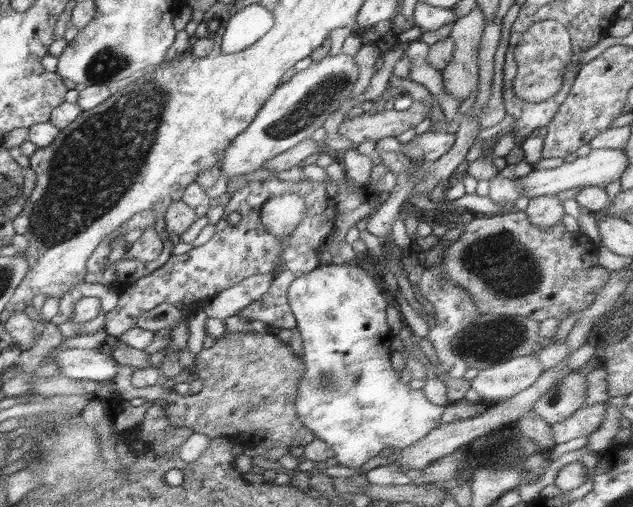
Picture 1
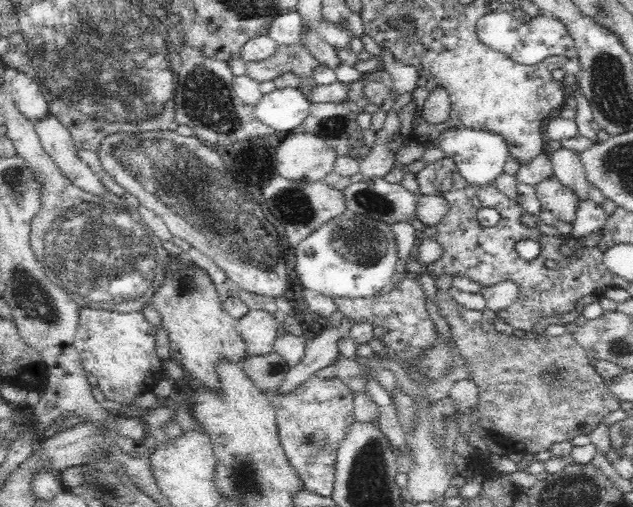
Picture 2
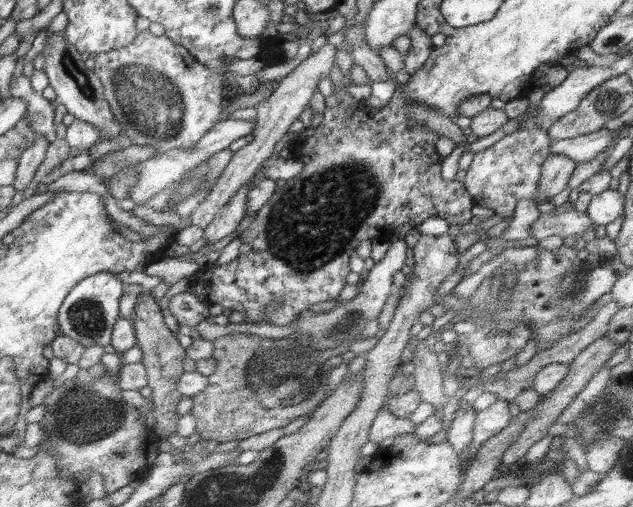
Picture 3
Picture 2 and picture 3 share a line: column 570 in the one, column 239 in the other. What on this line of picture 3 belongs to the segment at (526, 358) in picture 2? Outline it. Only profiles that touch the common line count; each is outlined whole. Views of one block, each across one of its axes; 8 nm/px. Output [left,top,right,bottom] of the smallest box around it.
[191,333,330,443]

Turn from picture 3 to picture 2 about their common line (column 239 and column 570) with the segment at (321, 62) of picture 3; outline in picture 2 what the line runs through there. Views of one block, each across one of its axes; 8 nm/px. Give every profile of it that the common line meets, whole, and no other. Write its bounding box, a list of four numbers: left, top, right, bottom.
[552,148,590,201]

